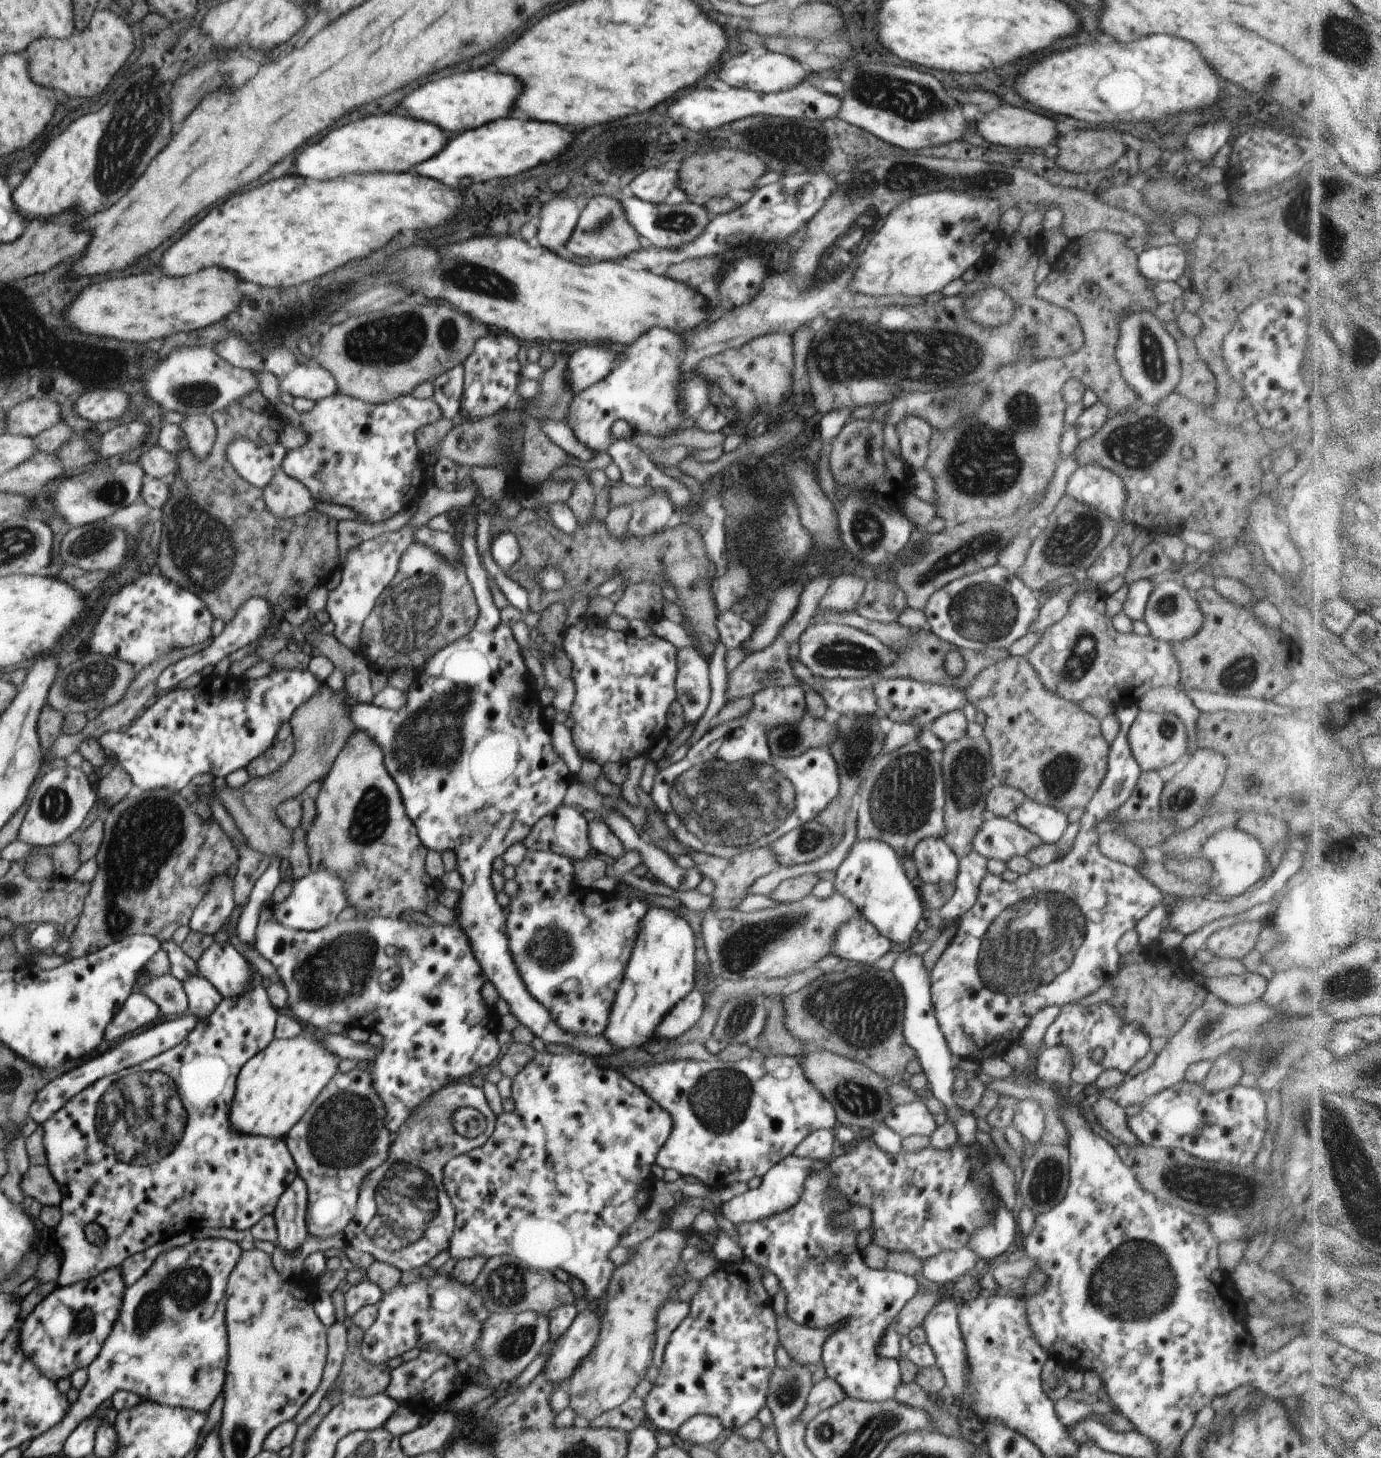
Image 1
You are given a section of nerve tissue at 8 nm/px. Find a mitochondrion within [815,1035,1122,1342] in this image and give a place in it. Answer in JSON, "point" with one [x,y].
{"point":[861,1100]}

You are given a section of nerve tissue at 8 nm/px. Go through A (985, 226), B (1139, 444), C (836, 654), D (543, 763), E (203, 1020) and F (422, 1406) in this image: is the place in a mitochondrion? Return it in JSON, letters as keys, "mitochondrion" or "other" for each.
{"A":"other","B":"mitochondrion","C":"mitochondrion","D":"other","E":"other","F":"other"}

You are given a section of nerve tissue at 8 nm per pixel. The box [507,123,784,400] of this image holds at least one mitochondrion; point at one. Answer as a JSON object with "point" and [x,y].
{"point":[673,222]}

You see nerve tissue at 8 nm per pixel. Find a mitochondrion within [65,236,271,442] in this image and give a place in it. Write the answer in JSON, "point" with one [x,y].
{"point":[203,393]}

